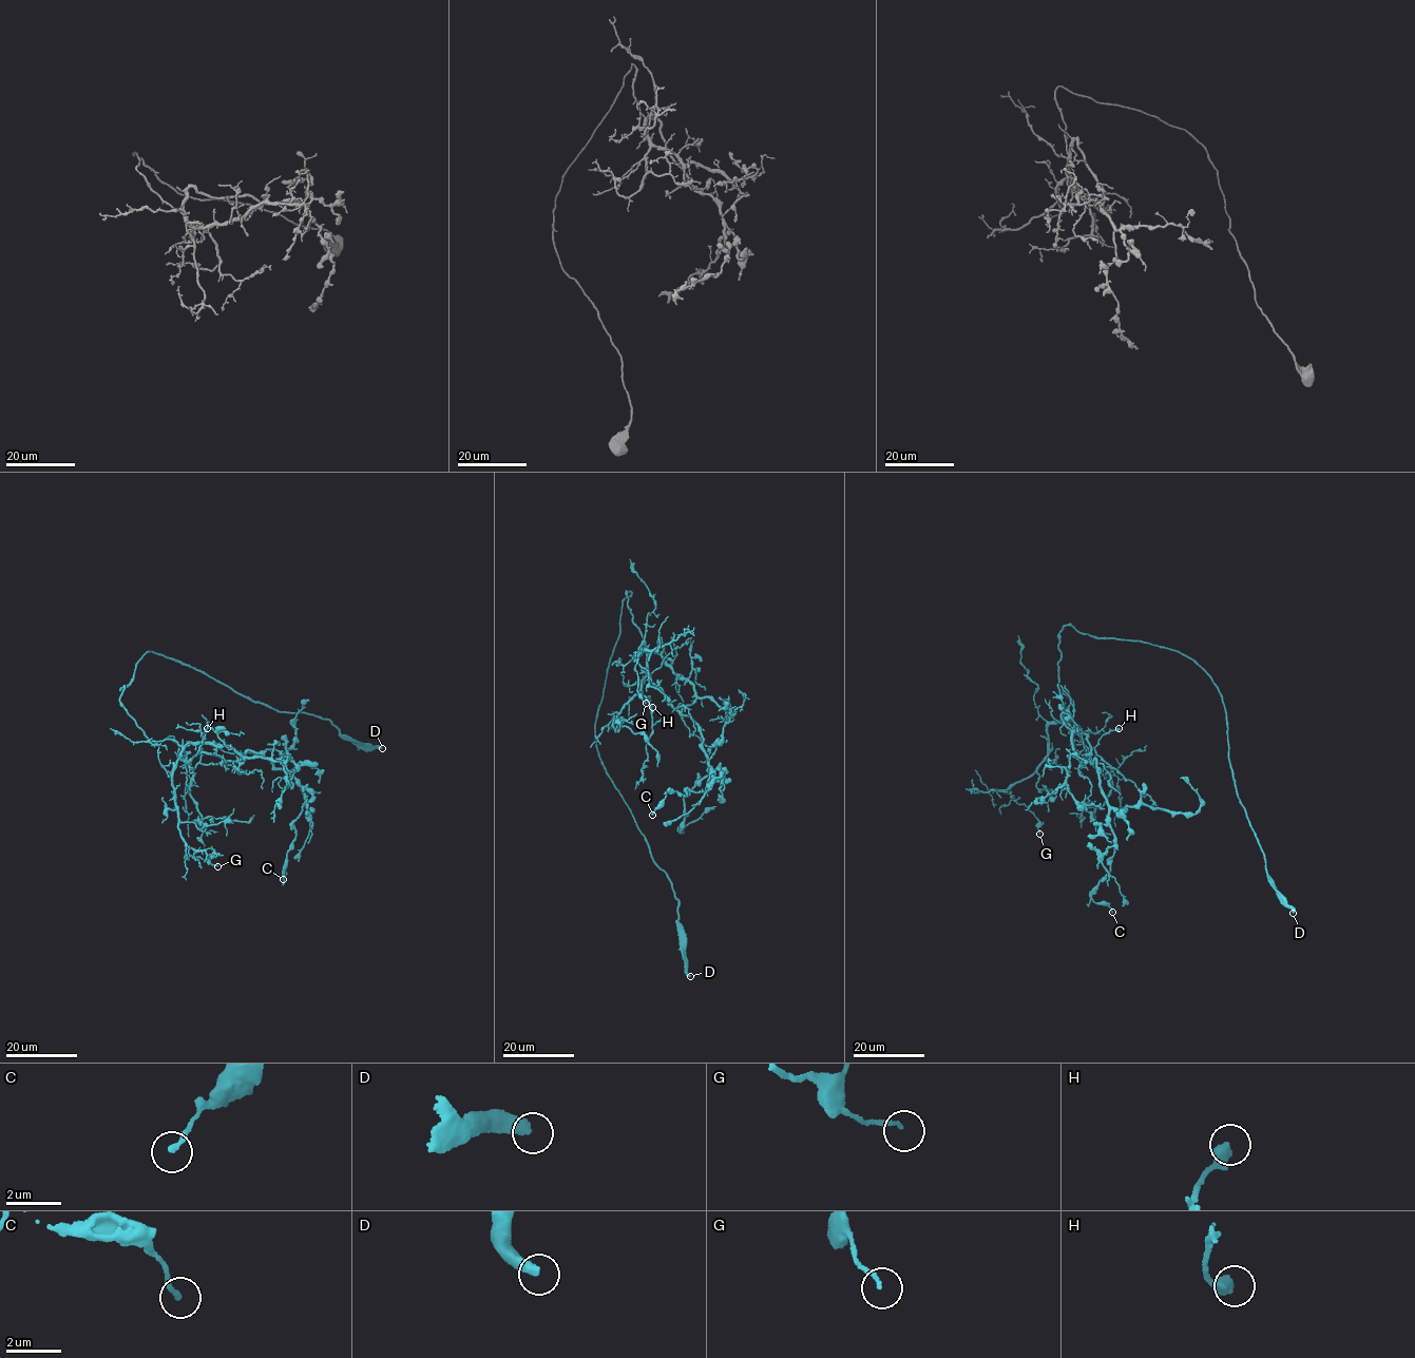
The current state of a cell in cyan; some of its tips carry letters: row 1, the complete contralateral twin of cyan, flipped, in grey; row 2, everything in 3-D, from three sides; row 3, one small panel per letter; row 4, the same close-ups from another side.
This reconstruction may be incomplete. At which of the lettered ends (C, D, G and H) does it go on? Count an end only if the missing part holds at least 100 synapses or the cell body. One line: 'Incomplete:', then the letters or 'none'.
Incomplete: D

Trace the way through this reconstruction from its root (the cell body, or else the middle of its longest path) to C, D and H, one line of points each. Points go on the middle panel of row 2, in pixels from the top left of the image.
C: (623, 606), (630, 592), (654, 650), (647, 675), (695, 721), (710, 769), (703, 791), (668, 791), (652, 815)
D: (623, 606), (619, 636), (594, 726), (596, 745), (607, 775), (677, 898), (677, 919), (690, 976)
H: (623, 606), (630, 592), (625, 593), (632, 619), (648, 650), (654, 650), (649, 655), (642, 685), (652, 707)

